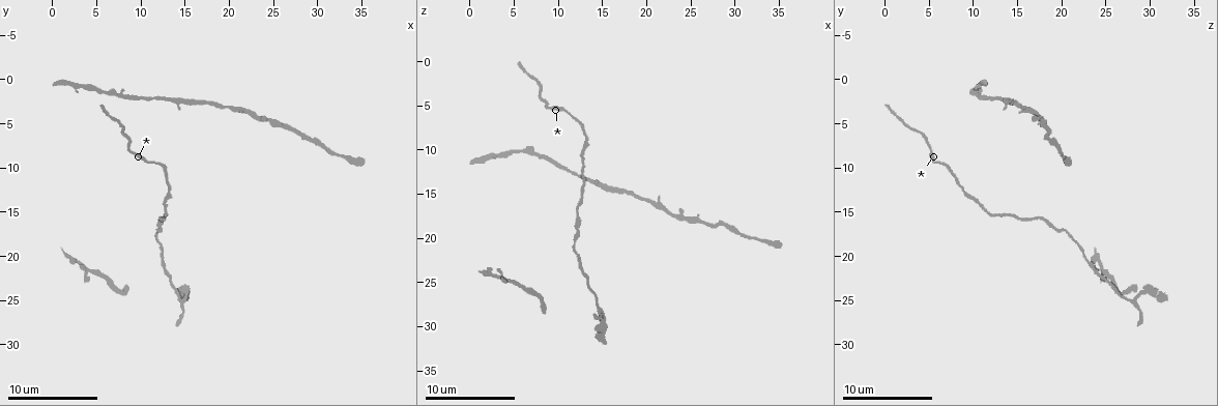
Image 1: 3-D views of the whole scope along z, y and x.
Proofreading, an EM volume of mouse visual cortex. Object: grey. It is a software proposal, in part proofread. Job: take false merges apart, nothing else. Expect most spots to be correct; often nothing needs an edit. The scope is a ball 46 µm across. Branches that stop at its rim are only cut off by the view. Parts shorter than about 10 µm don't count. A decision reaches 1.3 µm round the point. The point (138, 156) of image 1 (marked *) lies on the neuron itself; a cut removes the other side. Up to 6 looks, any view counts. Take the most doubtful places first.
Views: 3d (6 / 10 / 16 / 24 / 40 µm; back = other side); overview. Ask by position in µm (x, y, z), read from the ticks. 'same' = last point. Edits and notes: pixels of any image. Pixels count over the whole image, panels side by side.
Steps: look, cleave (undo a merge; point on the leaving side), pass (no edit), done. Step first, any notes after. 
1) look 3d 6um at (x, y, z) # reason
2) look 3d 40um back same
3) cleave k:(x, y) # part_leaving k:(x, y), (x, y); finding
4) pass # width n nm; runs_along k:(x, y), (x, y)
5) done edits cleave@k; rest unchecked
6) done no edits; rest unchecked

look 3d 10um at (8.4, 6.4, 4.2) # calibre changes

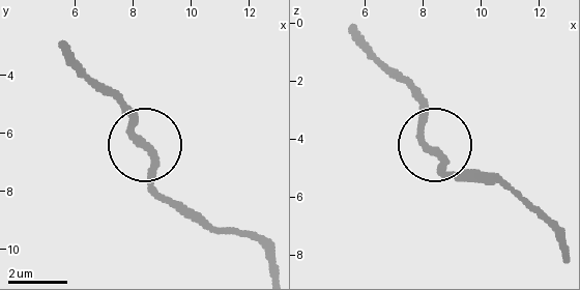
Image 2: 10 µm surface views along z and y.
pass # runs_along 2:(180, 211), (155, 190), (151, 152), (134, 137), (116, 95); one neuron here

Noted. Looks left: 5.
look 3d 16um at (12.0, 16.8, 19.6) # calibre changes

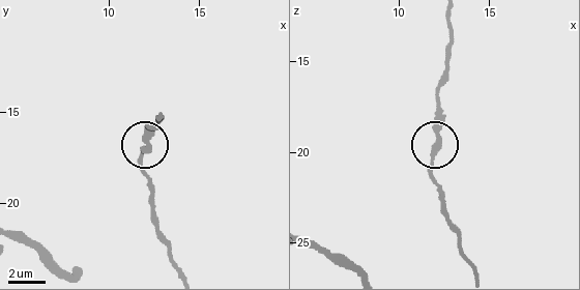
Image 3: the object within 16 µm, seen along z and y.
pass # runs_along 3:(450, 19), (450, 56), (440, 88), (440, 135), (431, 180); one neuron here

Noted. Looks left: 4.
look 3d 16um at (13.4, 12.4, 8.6) # sudden change in width

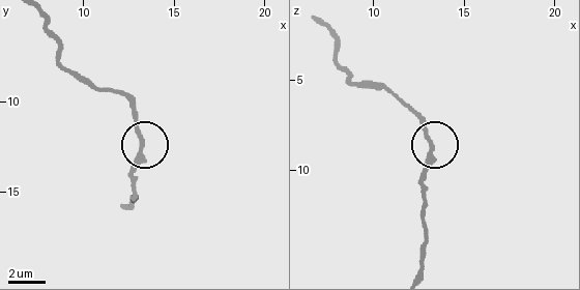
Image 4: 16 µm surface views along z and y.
look 3d 6um at (13.3, 12.2, 8.6)

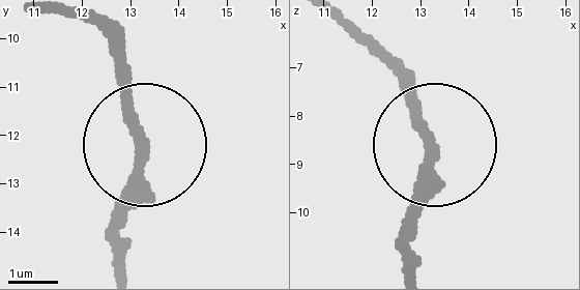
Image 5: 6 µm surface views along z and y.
pass # runs_along 5:(373, 45), (406, 78), (410, 119), (435, 155), (410, 263); continuous, no second neuron

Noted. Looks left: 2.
done no edits; rest unchecked

